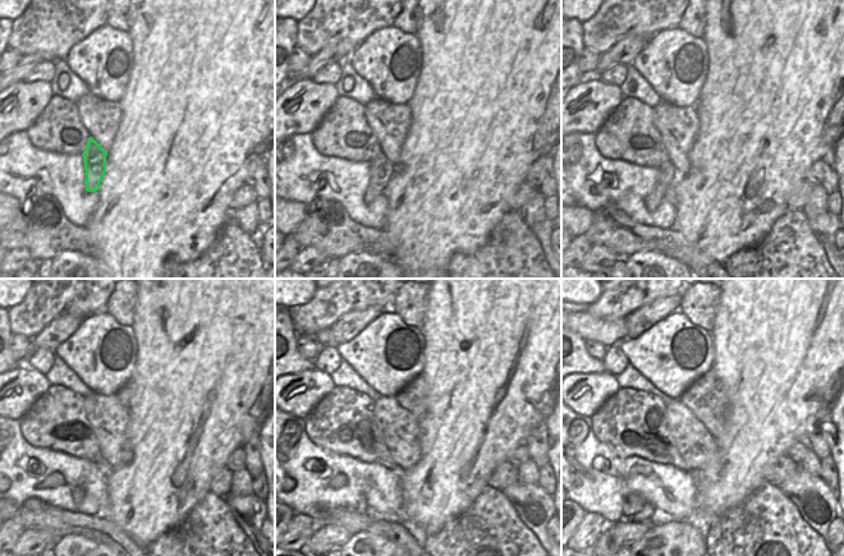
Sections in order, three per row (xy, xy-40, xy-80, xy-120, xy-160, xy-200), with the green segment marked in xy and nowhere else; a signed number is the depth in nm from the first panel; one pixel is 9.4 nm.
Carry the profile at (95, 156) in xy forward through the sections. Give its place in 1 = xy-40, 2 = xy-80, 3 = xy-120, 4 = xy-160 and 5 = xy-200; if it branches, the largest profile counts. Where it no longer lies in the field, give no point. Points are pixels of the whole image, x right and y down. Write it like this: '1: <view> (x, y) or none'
1: xy-40 (381, 169)
2: xy-80 (666, 173)
3: xy-120 (78, 491)
4: xy-160 (362, 505)
5: xy-200 (645, 515)

